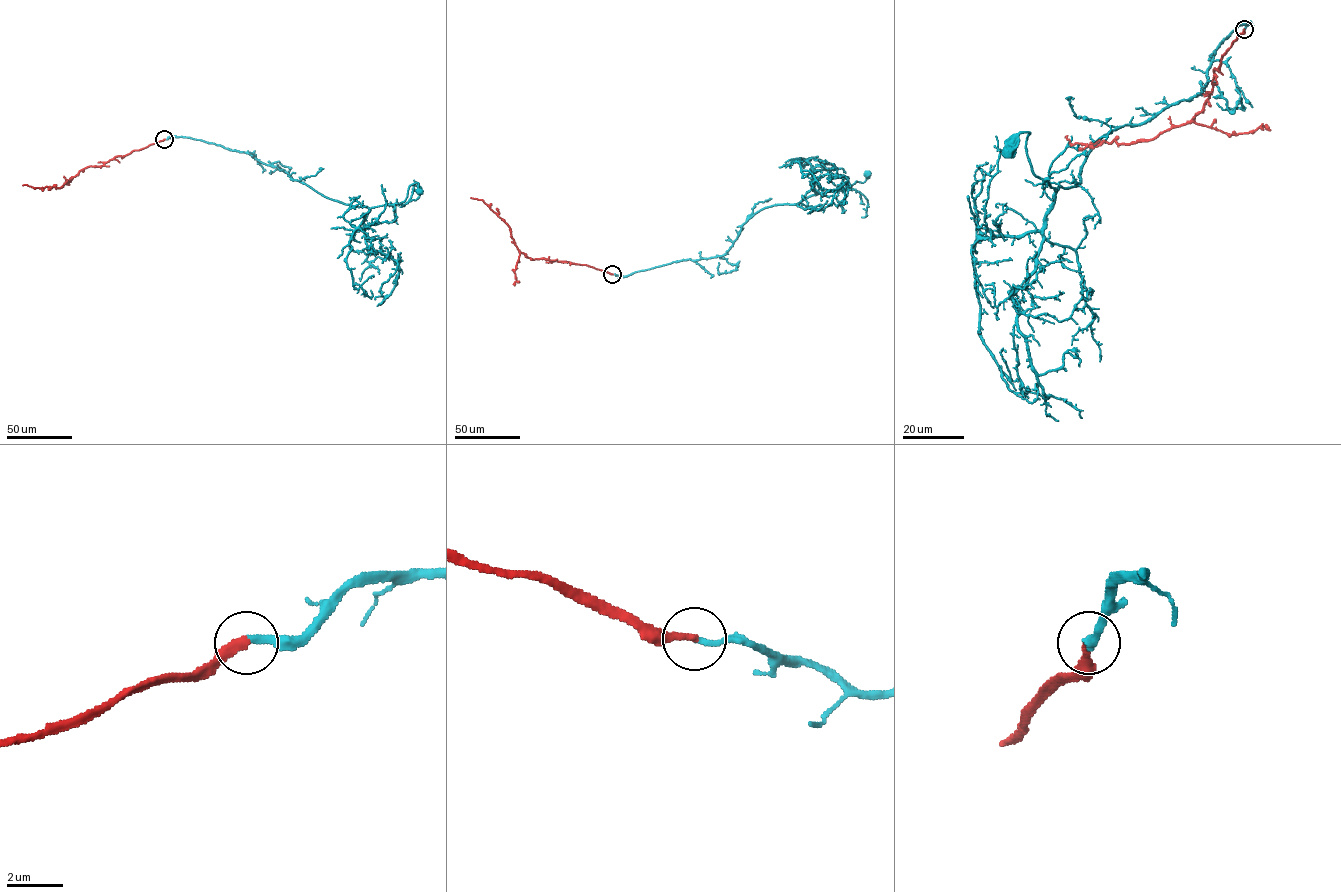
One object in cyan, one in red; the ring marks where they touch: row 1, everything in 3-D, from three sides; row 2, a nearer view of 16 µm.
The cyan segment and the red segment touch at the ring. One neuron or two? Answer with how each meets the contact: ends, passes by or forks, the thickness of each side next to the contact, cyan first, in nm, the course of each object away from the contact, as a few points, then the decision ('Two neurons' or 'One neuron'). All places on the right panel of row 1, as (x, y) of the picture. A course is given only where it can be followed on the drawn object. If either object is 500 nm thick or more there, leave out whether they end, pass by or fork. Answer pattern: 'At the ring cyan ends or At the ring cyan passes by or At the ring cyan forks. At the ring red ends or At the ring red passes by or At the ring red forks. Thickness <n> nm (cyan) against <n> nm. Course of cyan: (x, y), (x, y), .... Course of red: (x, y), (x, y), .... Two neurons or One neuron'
At the ring cyan ends. At the ring red ends. Thickness 240 nm (cyan) against 280 nm. Course of cyan: (1244, 29), (1208, 59), (1200, 94), (1110, 130), (1075, 186), (1055, 191), (1036, 176), (1029, 132), (1008, 150). Course of red: (1244, 29), (1222, 55), (1212, 90), (1191, 121), (1129, 143), (1071, 144), (1065, 137). One neuron

